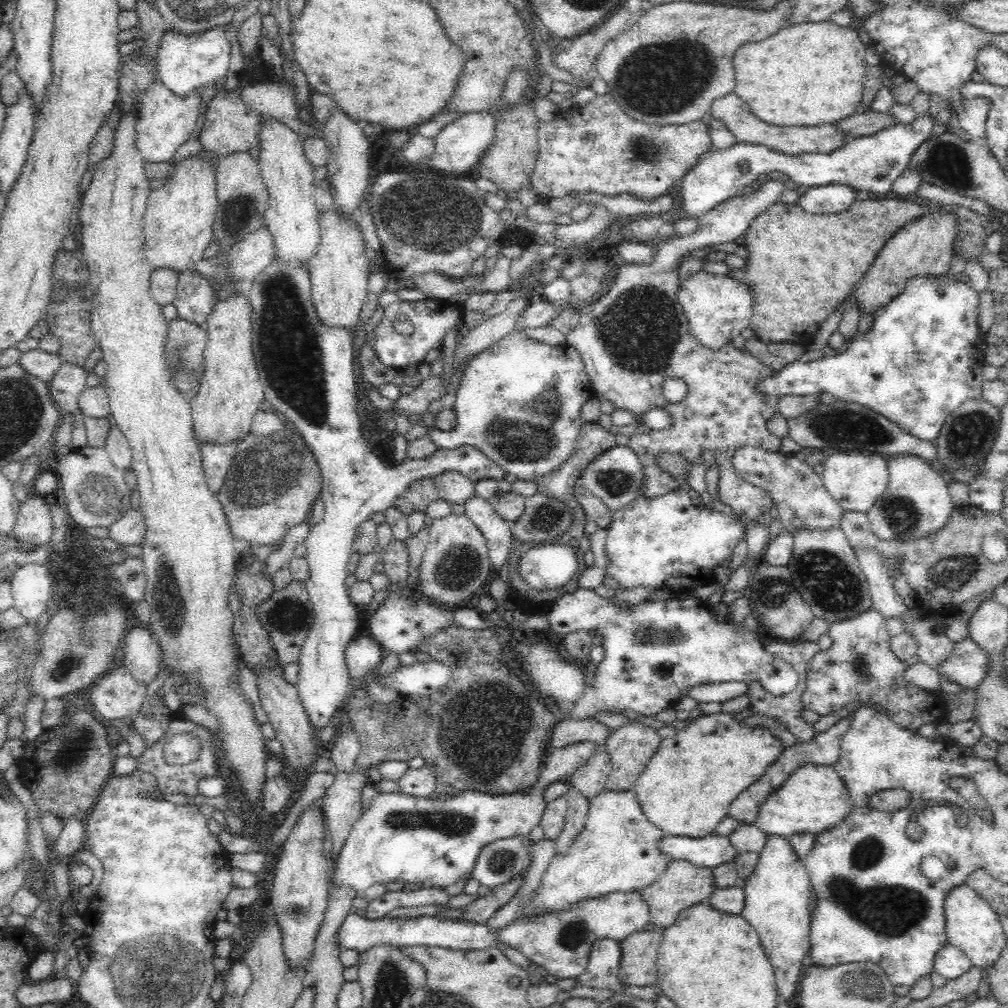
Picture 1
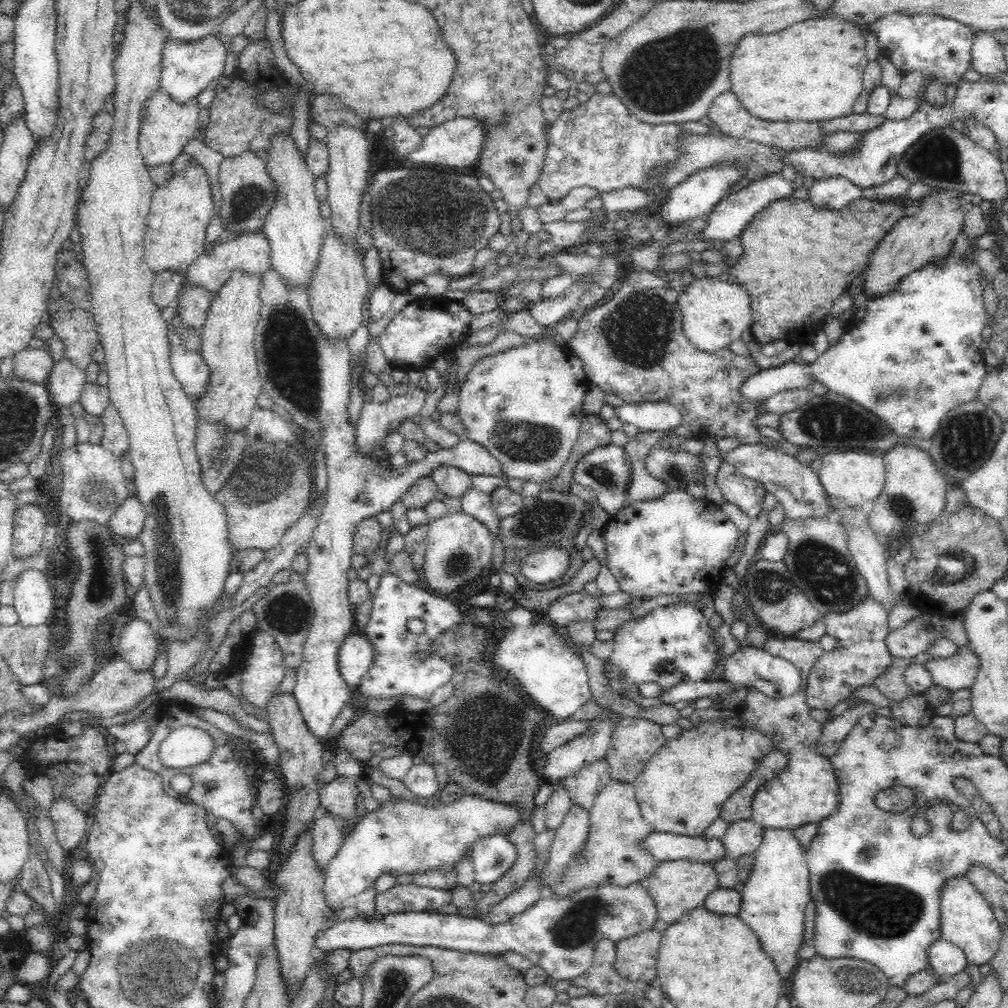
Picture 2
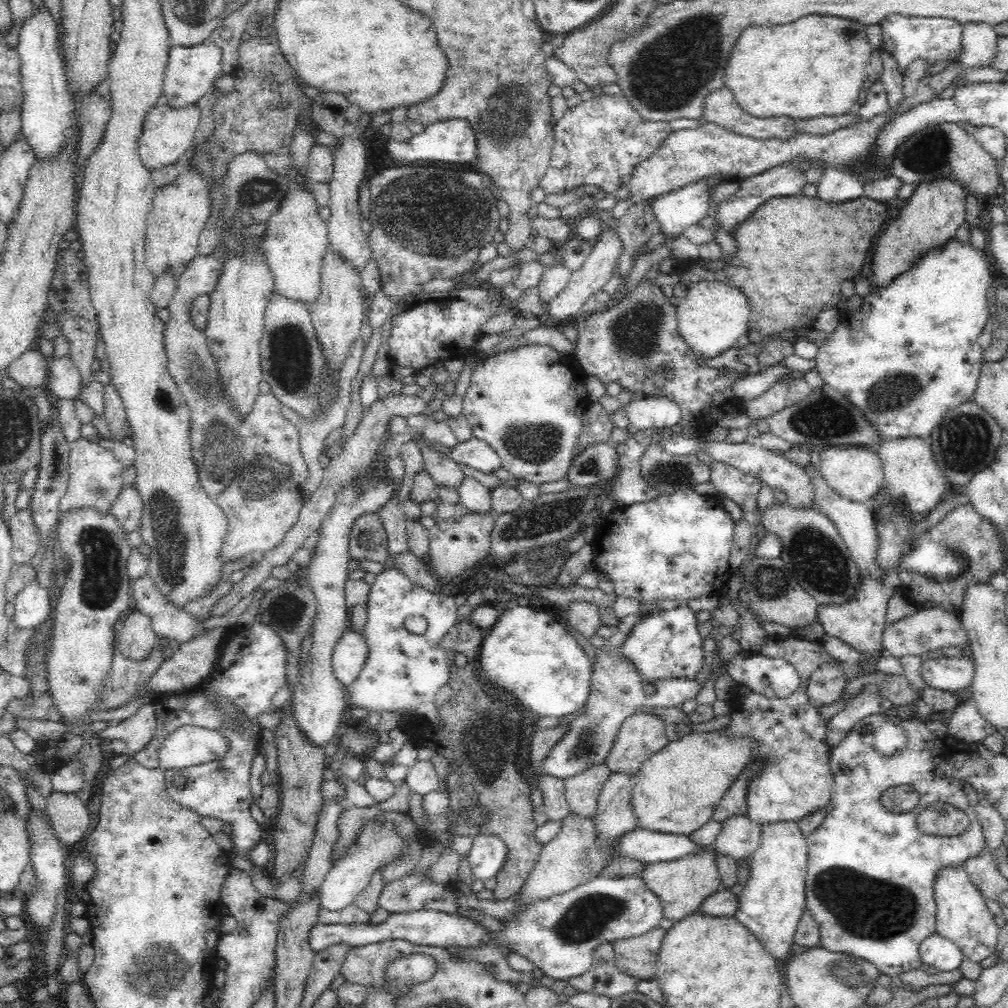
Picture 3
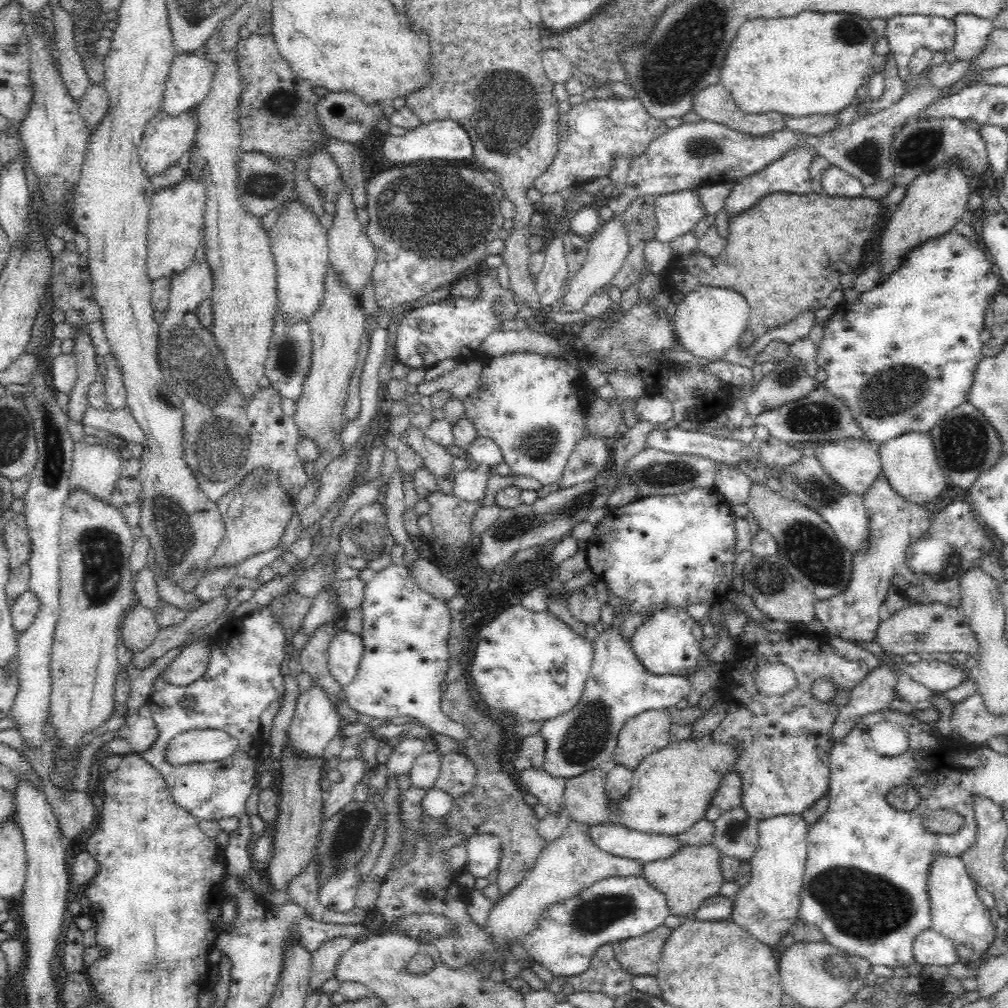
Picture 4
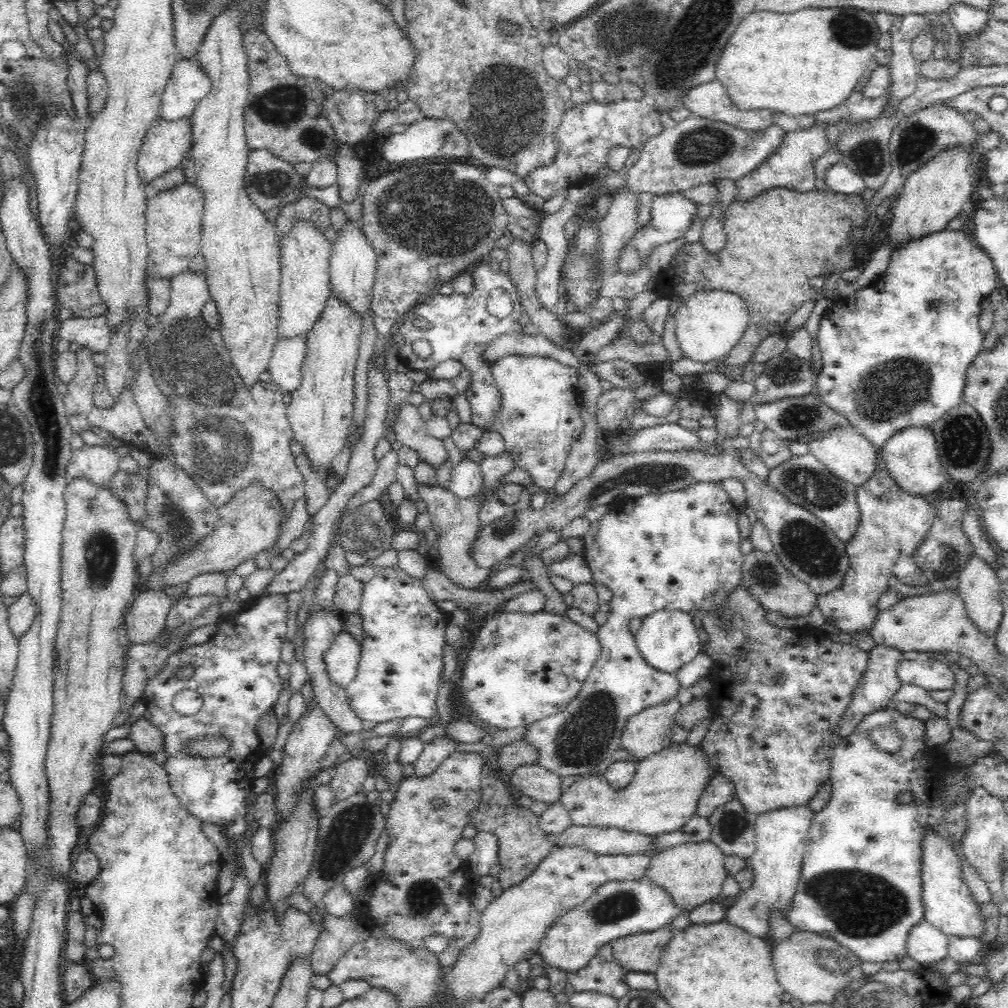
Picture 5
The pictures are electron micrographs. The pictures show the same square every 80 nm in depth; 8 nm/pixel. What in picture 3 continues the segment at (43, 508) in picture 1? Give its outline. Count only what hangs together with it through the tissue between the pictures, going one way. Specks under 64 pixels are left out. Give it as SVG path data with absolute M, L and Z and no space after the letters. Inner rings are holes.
M20 510L13 518L10 518L7 524L8 533L12 537L11 555L14 565L30 564L40 546L40 537L38 537L34 521L32 521L32 512Z

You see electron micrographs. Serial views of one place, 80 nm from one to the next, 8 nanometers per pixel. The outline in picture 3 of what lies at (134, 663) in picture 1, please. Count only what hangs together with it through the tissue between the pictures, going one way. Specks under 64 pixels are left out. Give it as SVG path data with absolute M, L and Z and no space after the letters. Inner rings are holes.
M138 609L127 612L121 633L117 634L115 646L126 658L140 660L150 654L156 644L156 632L149 616Z

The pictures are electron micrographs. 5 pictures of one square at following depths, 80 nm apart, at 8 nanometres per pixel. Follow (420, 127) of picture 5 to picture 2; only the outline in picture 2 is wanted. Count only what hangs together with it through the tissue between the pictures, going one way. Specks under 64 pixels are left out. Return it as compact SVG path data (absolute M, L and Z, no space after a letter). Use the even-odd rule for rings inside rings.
M458 117L430 128L422 136L420 146L416 150L404 154L402 158L410 160L410 162L437 164L437 166L448 166L448 168L460 170L460 168L470 168L477 164L480 152L483 151L482 142L484 142L484 124L466 117Z

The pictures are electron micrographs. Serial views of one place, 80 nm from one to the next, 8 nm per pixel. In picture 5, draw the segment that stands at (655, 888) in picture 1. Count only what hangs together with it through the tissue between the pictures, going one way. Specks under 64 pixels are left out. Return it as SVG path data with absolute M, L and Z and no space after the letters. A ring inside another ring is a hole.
M710 839L704 842L686 842L656 852L648 865L646 877L662 887L672 897L674 904L689 912L722 896L722 884L727 877L725 854Z

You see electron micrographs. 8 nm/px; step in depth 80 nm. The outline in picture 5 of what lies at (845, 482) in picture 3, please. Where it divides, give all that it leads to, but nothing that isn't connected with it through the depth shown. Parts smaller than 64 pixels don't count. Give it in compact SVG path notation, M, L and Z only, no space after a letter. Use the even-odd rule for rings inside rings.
M850 424L846 427L837 425L834 429L822 437L809 438L806 440L809 454L812 454L832 475L838 476L854 487L861 486L868 481L876 471L877 448L874 447L862 434L858 433Z

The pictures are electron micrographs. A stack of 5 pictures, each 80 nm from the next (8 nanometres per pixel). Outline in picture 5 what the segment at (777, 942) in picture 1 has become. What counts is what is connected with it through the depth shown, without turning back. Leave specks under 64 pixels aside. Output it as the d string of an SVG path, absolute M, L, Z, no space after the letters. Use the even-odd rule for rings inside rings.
M809 804L786 806L776 810L766 810L756 814L754 823L755 851L748 859L748 866L755 874L754 884L741 890L735 898L736 904L727 908L724 922L730 922L743 928L748 934L762 939L770 939L768 931L768 915L772 910L782 913L790 905L792 896L796 894L796 884L800 880L800 870L806 848L806 834L814 816Z

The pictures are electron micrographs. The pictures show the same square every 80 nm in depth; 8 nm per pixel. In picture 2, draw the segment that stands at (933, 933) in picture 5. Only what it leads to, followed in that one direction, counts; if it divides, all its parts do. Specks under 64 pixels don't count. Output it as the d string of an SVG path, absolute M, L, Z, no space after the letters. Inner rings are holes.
M942 938L929 945L926 959L935 975L947 978L964 971L968 962L965 953L958 946Z

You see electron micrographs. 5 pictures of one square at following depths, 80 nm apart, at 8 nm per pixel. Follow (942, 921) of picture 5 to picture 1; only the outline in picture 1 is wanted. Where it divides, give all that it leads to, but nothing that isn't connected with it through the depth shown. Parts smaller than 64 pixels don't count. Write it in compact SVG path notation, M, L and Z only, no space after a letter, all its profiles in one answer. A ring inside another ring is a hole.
M966 883L954 886L948 896L944 898L944 913L946 918L947 943L957 947L970 959L973 966L980 969L989 969L995 964L1007 944L999 915L988 903Z

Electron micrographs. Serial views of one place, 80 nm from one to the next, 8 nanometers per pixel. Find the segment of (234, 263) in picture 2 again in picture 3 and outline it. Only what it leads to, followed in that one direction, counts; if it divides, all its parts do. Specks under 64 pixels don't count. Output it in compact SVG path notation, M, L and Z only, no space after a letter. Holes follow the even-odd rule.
M220 251L208 255L196 255L188 268L176 278L176 290L174 290L174 296L170 298L167 306L170 311L169 320L164 324L163 330L166 370L170 373L170 377L174 379L176 388L180 389L180 392L184 395L184 400L188 403L188 409L190 409L191 456L196 466L201 488L209 498L216 500L244 468L248 468L250 464L254 464L256 460L262 460L262 458L270 458L276 460L278 464L288 466L291 469L291 476L288 480L300 487L300 484L307 478L307 465L302 458L302 454L300 454L298 429L280 413L283 404L272 393L259 393L249 414L244 417L239 416L235 406L233 406L233 398L225 392L221 383L216 359L207 345L207 336L202 330L198 330L191 321L189 308L194 299L203 294L210 294L216 288L216 282L220 278L220 274L222 274L222 253Z

